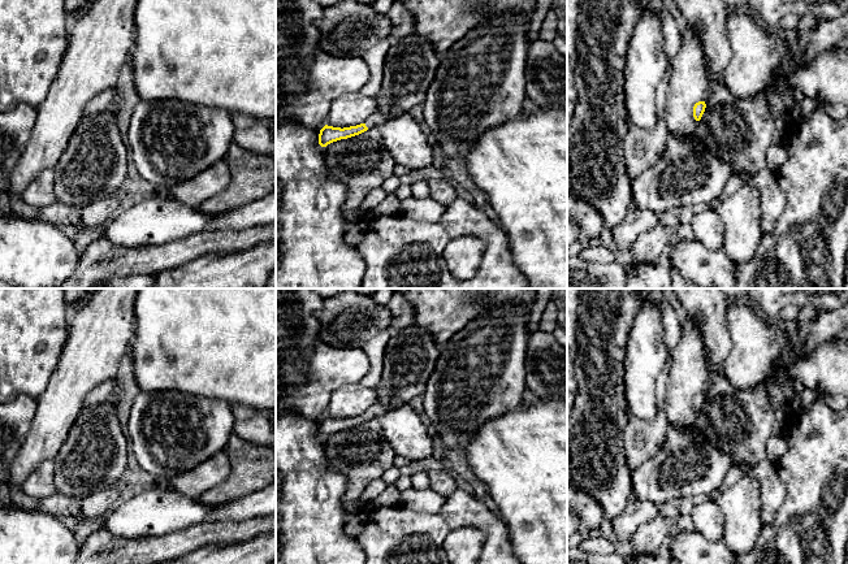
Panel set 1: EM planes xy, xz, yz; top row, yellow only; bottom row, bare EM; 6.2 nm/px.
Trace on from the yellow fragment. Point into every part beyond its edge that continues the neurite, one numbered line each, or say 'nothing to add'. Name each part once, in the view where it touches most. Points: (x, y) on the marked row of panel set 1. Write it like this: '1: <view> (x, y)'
1: xz (377, 118)

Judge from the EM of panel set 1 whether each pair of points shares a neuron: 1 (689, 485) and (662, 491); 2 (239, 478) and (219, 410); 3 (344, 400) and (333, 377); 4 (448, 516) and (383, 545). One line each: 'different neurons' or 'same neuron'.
1: same neuron
2: different neurons
3: different neurons
4: same neuron

